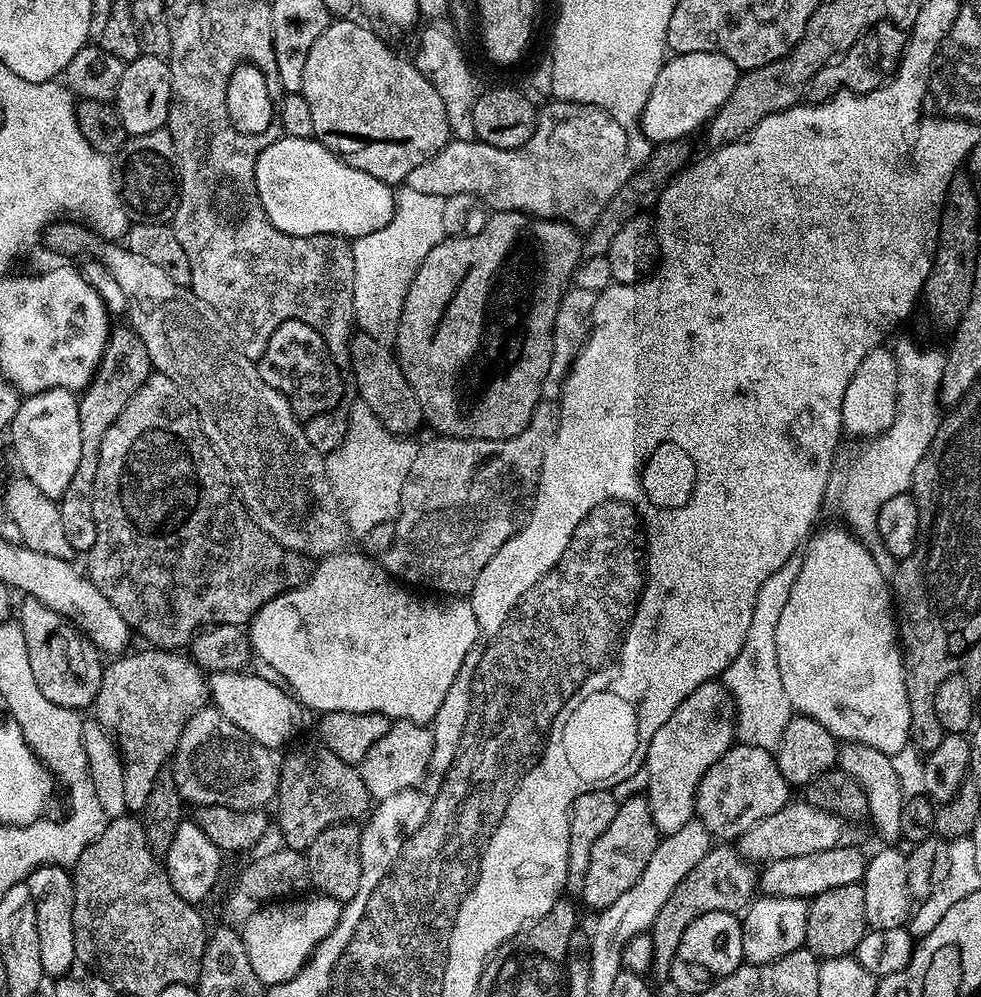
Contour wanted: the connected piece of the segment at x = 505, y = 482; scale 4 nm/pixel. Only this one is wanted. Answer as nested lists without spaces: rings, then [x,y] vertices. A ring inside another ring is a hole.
[[[541,399],[530,422],[512,439],[464,440],[456,436],[440,436],[429,444],[421,443],[414,466],[410,466],[410,474],[406,474],[406,482],[402,486],[400,514],[394,521],[396,537],[382,557],[389,573],[416,590],[444,592],[440,594],[448,598],[467,597],[482,570],[486,570],[486,562],[490,562],[490,558],[502,550],[504,543],[517,536],[528,523],[532,505],[536,502],[536,492],[540,489],[542,462],[556,441],[560,424],[559,403]]]

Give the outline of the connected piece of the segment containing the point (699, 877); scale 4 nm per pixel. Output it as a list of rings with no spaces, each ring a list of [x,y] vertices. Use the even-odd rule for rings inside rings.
[[[726,844],[715,845],[707,852],[698,865],[674,886],[673,893],[666,898],[665,905],[658,910],[658,915],[652,923],[650,935],[654,942],[654,962],[651,977],[667,981],[671,977],[674,954],[678,943],[682,940],[686,926],[710,912],[743,911],[751,903],[758,888],[758,872],[749,861],[745,860],[739,851]]]

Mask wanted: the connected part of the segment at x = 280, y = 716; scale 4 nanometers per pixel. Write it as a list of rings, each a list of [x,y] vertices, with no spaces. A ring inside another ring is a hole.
[[[215,672],[209,677],[209,697],[222,715],[250,734],[260,745],[278,750],[296,737],[312,718],[309,709],[279,683],[272,683],[251,672]]]

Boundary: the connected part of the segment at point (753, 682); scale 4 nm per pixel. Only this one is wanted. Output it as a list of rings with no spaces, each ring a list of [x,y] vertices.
[[[791,556],[777,572],[770,574],[754,598],[754,614],[750,614],[750,627],[746,630],[746,642],[738,650],[738,658],[730,662],[725,670],[722,683],[728,691],[736,713],[736,740],[741,744],[775,750],[786,734],[786,726],[794,715],[790,698],[786,698],[786,689],[782,687],[782,674],[778,674],[778,646],[774,637],[778,635],[778,618],[786,598],[790,598],[790,586],[798,578],[801,557]]]

